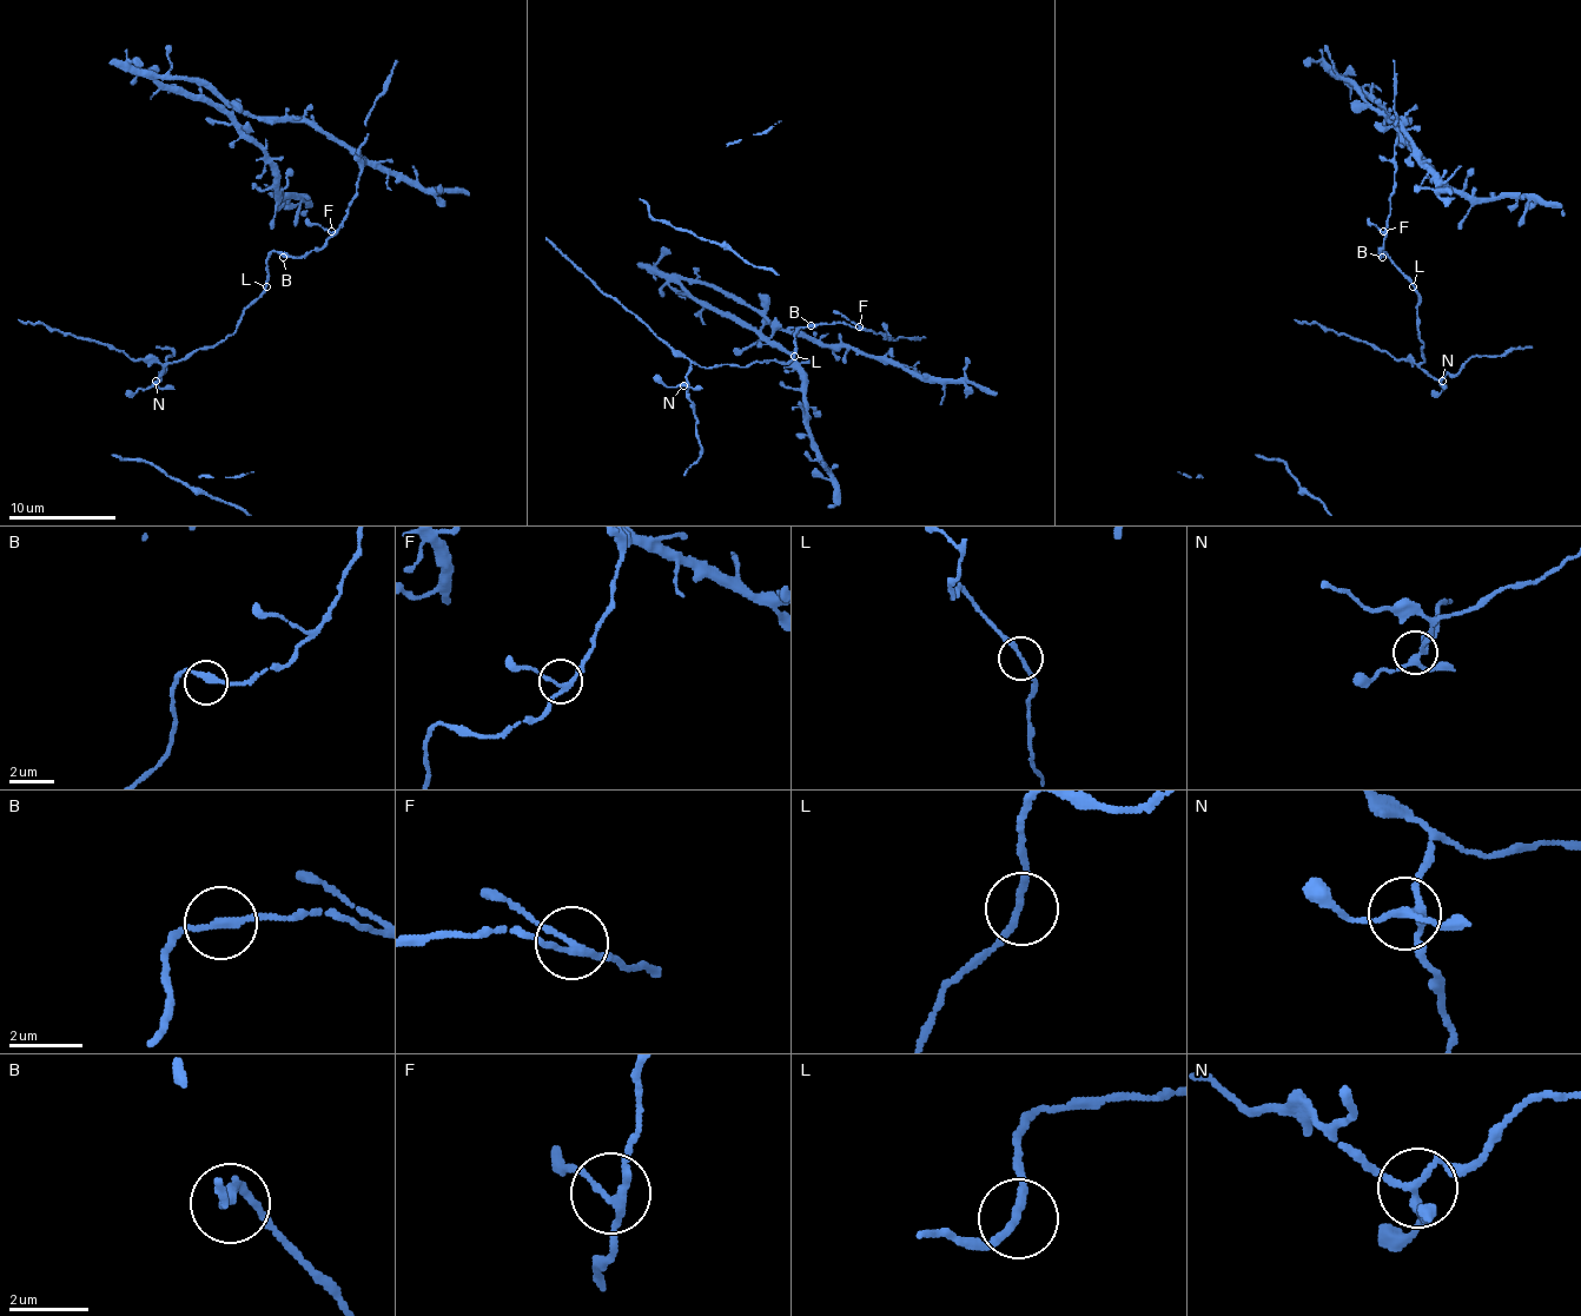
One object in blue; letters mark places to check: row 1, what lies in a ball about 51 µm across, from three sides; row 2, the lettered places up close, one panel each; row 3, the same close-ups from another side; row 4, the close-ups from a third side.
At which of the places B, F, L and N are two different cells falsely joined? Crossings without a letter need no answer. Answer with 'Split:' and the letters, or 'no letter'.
Split: no letter

